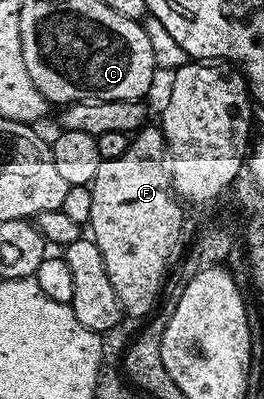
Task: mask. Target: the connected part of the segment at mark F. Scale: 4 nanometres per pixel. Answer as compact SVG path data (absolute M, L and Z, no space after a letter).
M148 124L143 128L135 131L134 137L129 141L128 147L120 156L103 159L98 168L98 172L94 176L94 180L90 184L93 199L91 201L90 216L87 225L92 228L90 237L93 242L98 244L98 252L102 252L102 260L106 264L106 276L110 276L110 284L114 288L114 292L120 301L121 311L125 315L128 314L132 318L147 319L152 309L156 306L156 301L159 300L160 294L162 298L162 291L166 286L166 275L169 273L170 267L181 257L182 246L180 250L180 241L184 238L184 210L181 199L178 197L175 190L172 188L172 176L170 173L170 166L166 158L166 143L164 141L164 131L160 129L159 125Z

